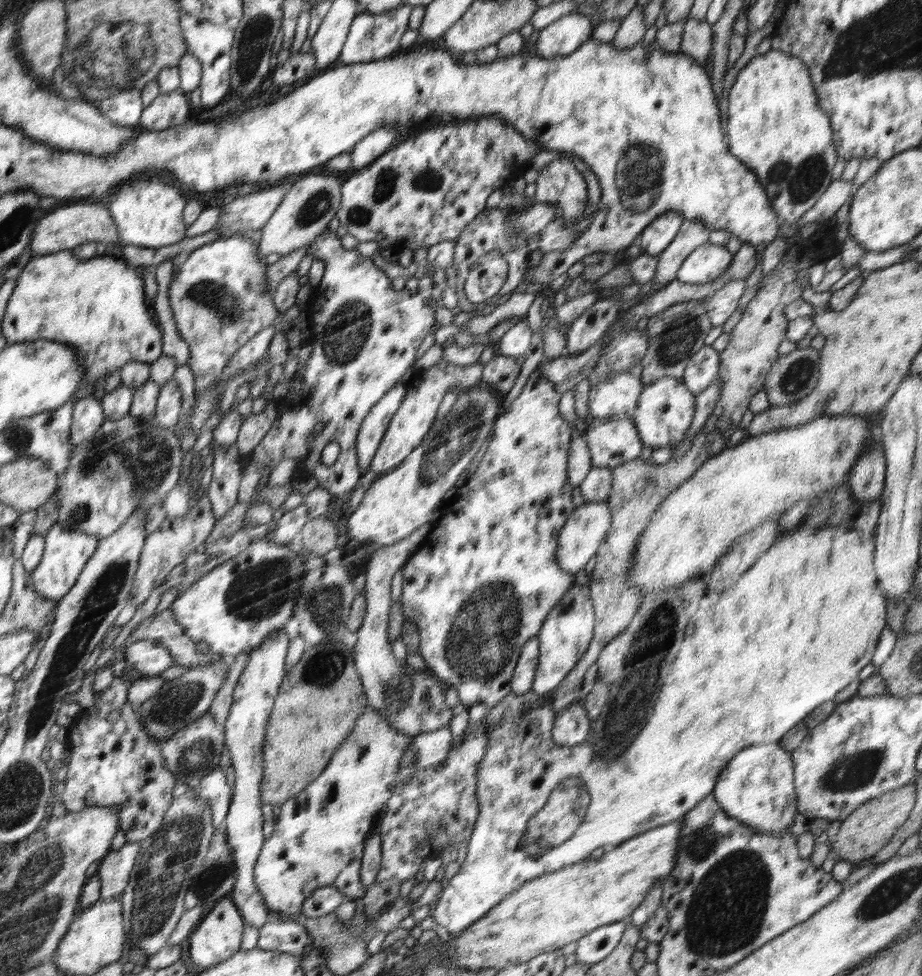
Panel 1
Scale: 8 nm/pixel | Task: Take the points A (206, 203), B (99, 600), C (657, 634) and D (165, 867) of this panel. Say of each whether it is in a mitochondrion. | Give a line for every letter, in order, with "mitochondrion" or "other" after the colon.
A: other
B: mitochondrion
C: mitochondrion
D: mitochondrion

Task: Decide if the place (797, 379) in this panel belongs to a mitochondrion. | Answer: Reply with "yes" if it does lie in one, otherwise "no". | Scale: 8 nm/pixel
yes

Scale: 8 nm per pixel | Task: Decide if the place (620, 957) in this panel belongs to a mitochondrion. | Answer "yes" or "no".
no

